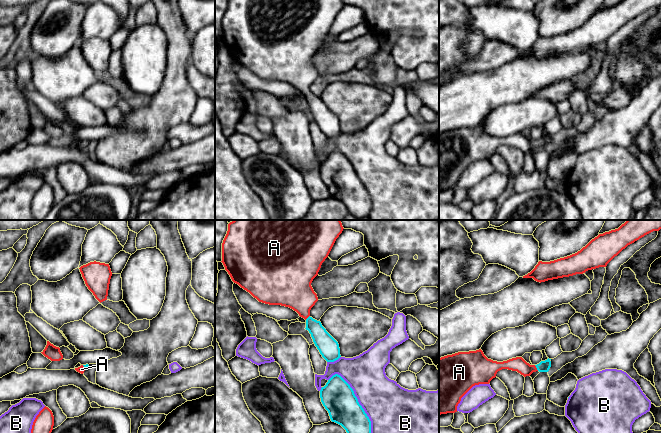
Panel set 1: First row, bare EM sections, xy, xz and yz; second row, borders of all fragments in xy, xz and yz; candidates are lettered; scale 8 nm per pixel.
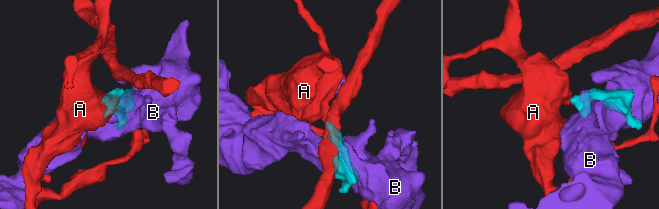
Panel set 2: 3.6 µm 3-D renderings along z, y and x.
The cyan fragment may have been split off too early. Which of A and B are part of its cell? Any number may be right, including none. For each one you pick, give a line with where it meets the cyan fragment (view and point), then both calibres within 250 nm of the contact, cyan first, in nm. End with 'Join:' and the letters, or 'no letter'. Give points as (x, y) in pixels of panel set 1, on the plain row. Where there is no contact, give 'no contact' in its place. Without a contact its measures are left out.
A: meets cyan in yz at (536, 143); 90 nm thick on the cyan side, 120 nm on the other
Join: A

